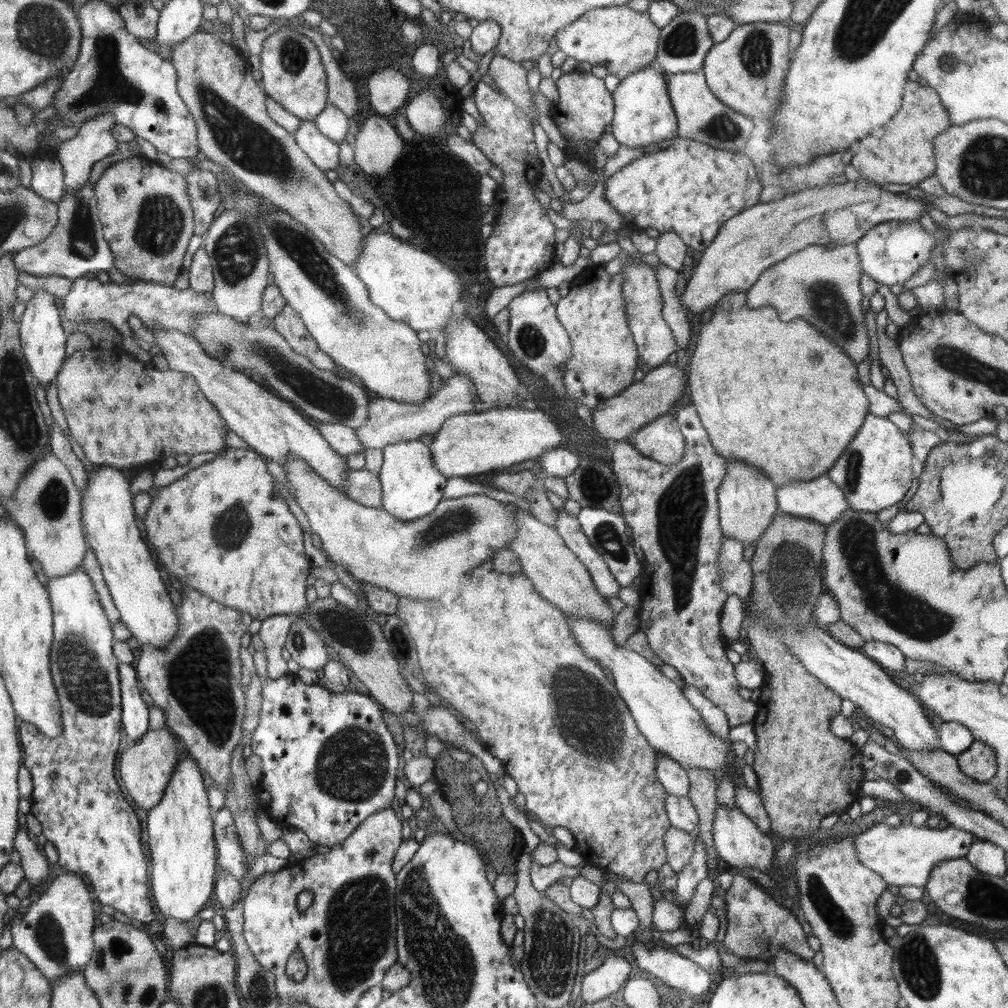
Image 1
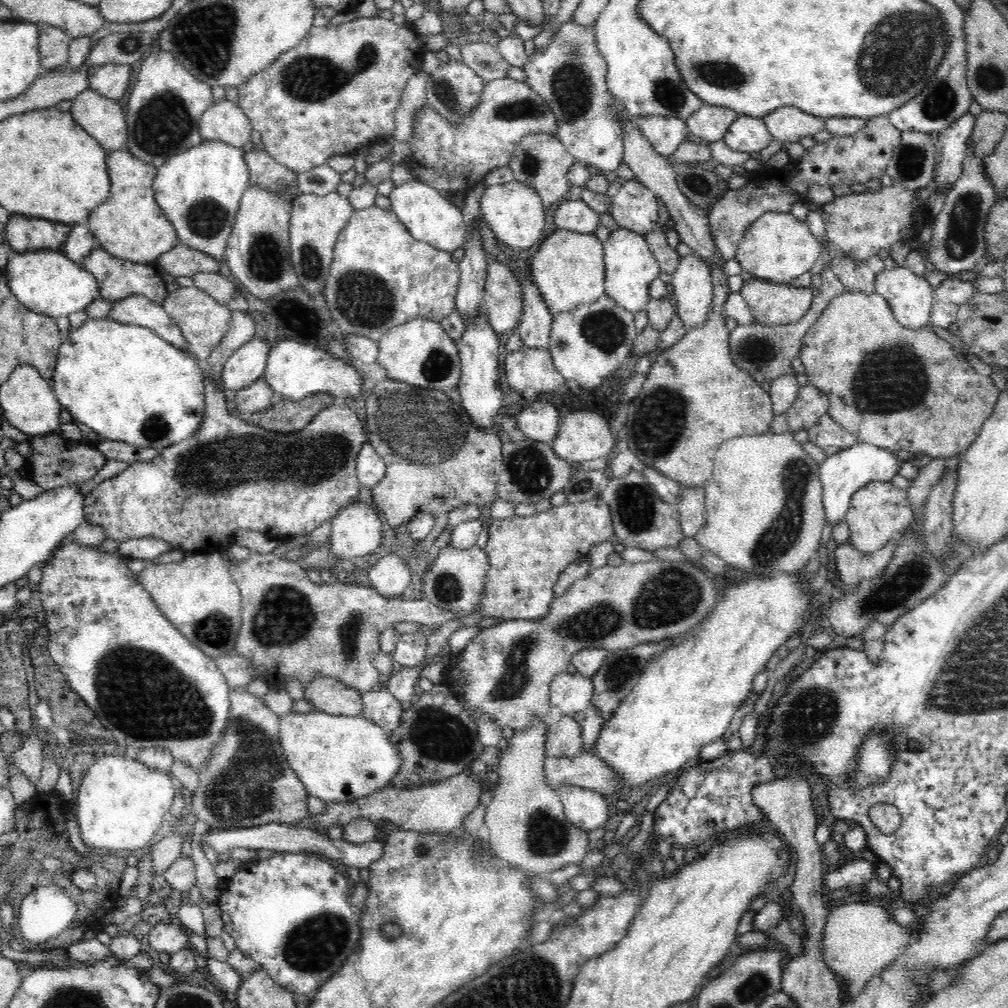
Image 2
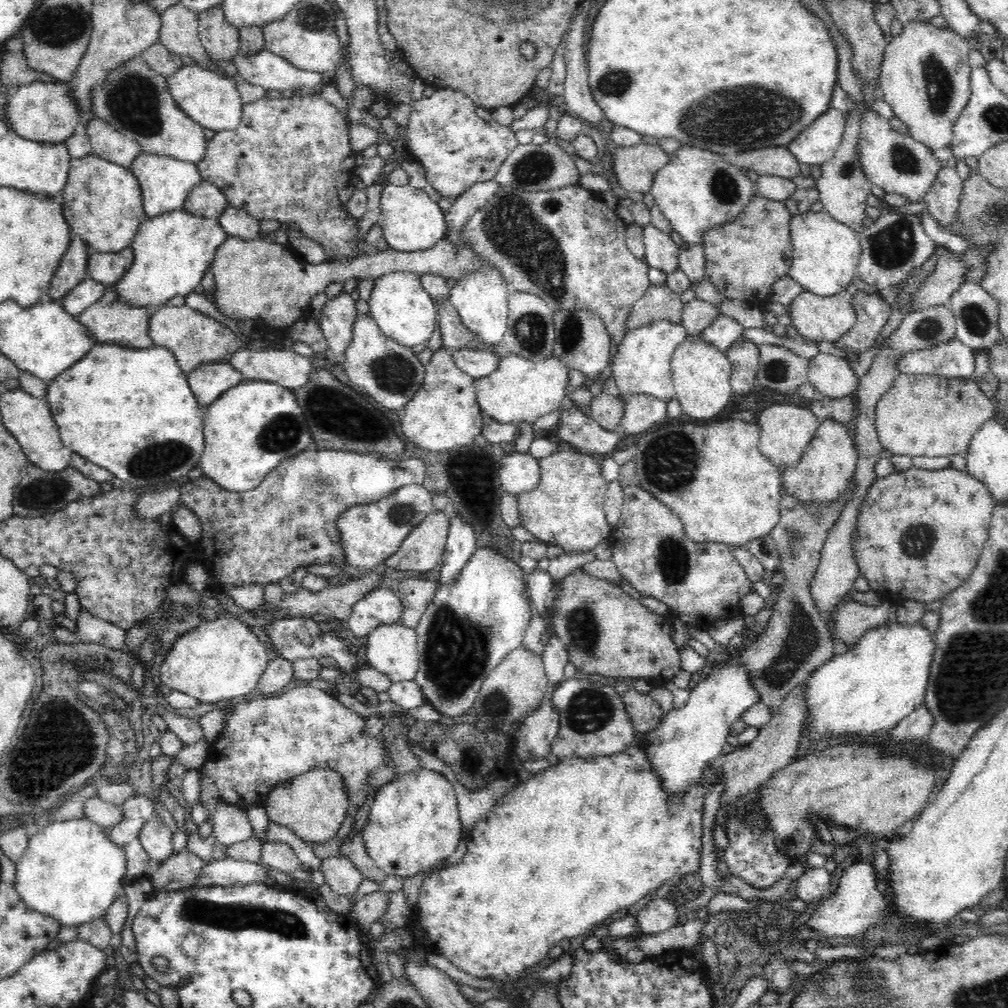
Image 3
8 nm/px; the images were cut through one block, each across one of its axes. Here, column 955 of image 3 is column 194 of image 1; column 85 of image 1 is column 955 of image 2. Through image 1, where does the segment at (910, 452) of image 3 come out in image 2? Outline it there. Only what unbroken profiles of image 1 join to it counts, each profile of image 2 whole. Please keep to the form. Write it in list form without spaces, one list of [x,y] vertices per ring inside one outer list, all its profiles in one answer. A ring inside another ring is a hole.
[[[845,290],[842,294],[836,295],[804,335],[799,359],[806,369],[805,375],[808,377],[808,384],[816,386],[829,397],[828,414],[833,420],[845,430],[856,434],[858,443],[870,444],[892,452],[908,450],[912,454],[928,455],[932,459],[936,457],[946,459],[954,455],[961,456],[971,444],[974,444],[974,440],[978,438],[984,422],[988,420],[989,414],[992,414],[998,400],[1000,400],[1001,391],[994,384],[994,380],[990,375],[976,373],[968,360],[968,355],[952,349],[952,346],[946,340],[936,334],[930,324],[924,325],[918,330],[902,326],[896,320],[888,301],[876,291],[872,294],[866,294],[860,291]]]

